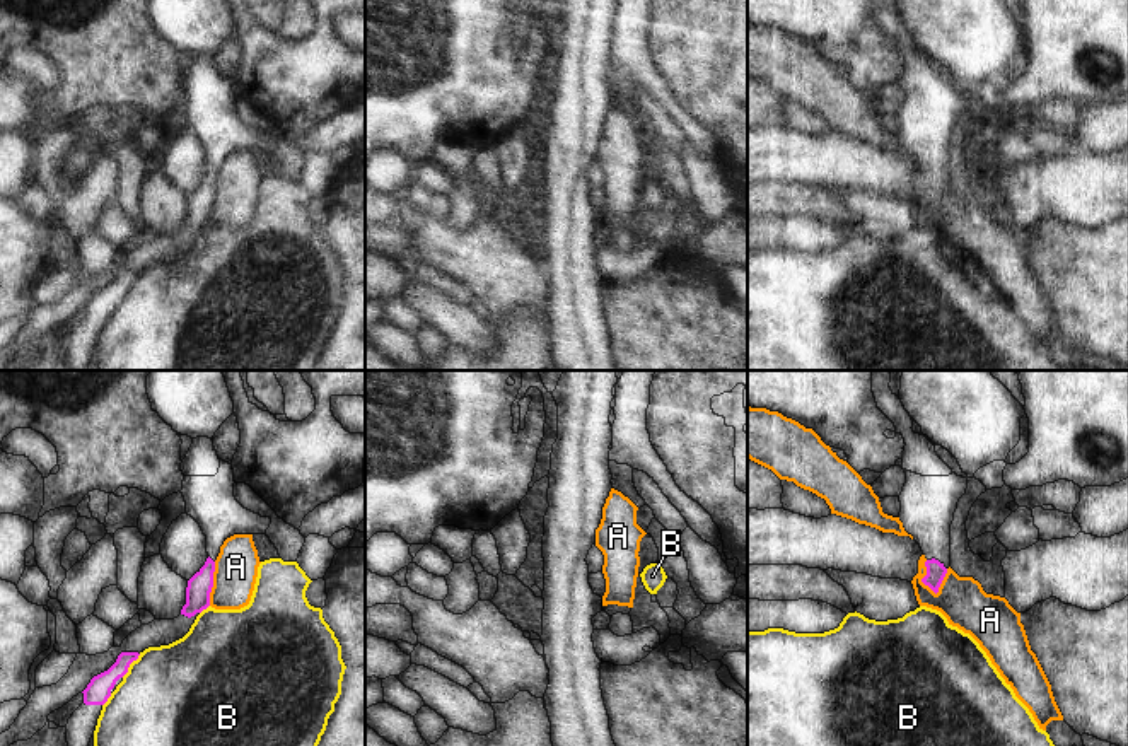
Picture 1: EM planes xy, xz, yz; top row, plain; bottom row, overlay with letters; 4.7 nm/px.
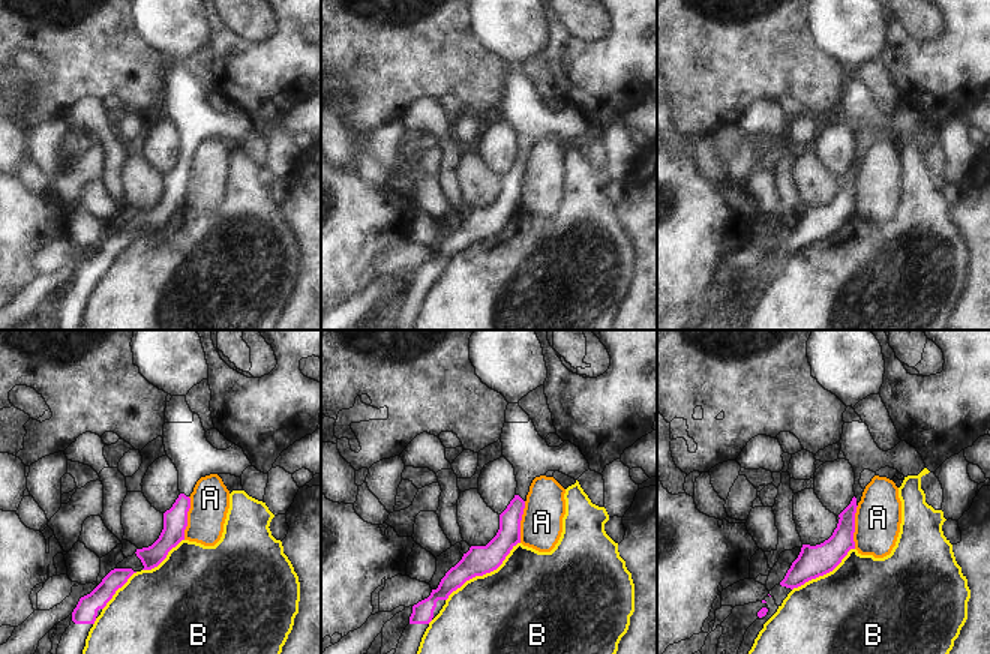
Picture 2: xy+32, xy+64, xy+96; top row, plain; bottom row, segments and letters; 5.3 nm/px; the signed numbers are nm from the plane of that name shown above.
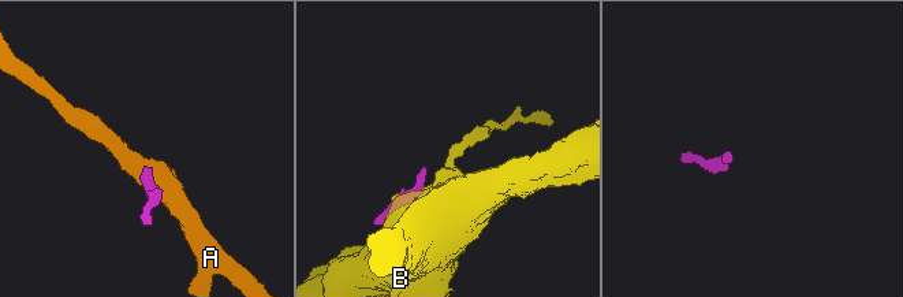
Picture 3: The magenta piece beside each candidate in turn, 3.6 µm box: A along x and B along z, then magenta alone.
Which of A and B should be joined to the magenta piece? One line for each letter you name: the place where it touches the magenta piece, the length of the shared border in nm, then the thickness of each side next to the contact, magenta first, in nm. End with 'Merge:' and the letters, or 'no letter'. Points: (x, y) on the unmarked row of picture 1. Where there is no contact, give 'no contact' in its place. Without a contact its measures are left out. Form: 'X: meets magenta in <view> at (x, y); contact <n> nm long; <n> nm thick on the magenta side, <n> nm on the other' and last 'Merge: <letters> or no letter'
Merge: no letter

